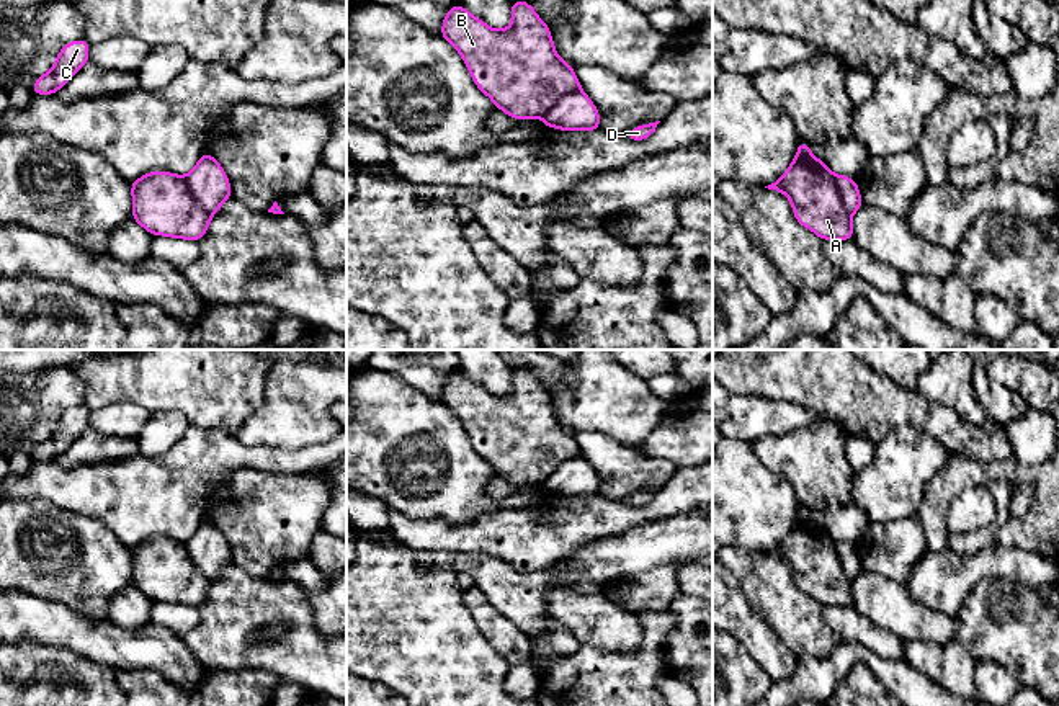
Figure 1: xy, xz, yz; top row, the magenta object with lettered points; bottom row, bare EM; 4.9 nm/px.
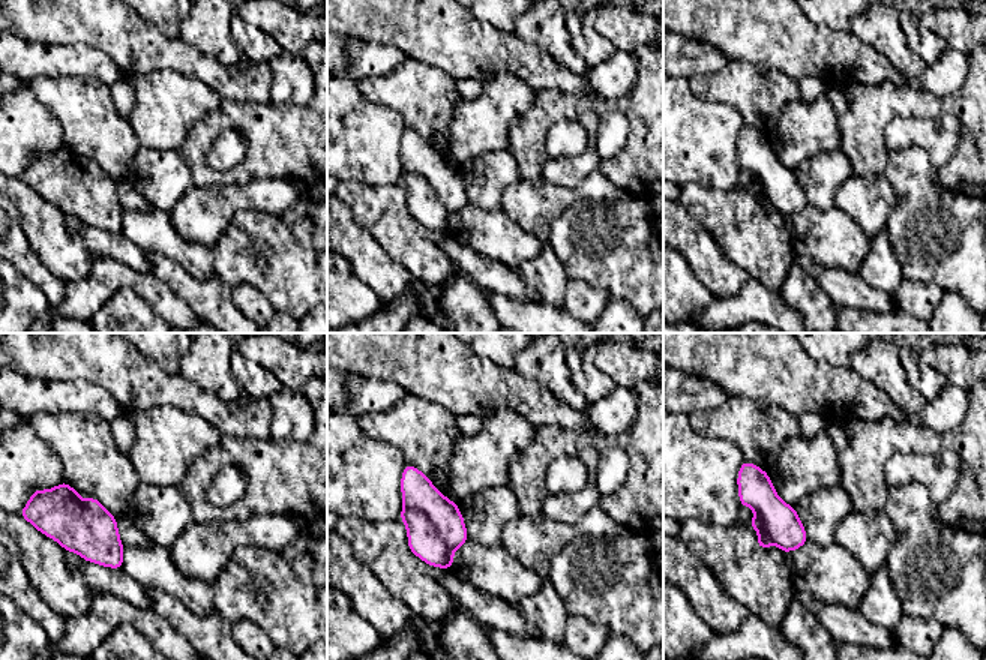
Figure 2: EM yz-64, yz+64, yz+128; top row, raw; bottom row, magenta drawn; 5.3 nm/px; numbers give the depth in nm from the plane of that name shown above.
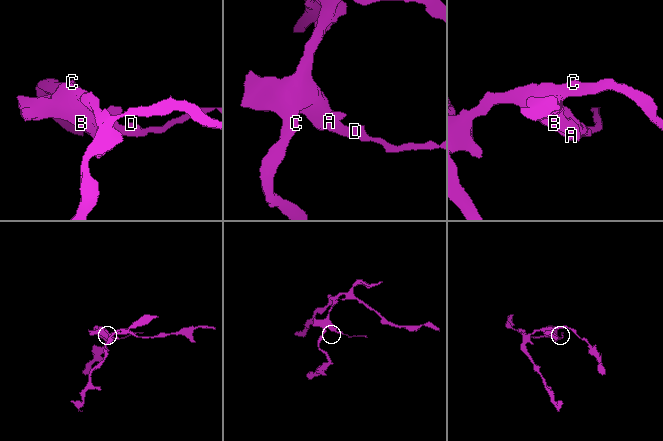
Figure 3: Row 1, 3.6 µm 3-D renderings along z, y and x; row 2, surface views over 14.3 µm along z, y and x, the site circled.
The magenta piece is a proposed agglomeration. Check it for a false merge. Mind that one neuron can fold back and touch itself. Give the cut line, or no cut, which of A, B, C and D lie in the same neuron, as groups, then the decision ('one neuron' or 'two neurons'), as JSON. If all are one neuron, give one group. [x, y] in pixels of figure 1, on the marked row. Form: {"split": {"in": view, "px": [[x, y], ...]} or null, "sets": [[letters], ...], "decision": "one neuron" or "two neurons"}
{"split": {"in": "yz", "px": [[814, 167], [831, 177], [844, 206], [852, 214]]}, "sets": [["A", "B", "C"], ["D"]], "decision": "two neurons"}

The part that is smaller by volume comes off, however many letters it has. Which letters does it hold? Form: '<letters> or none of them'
D

